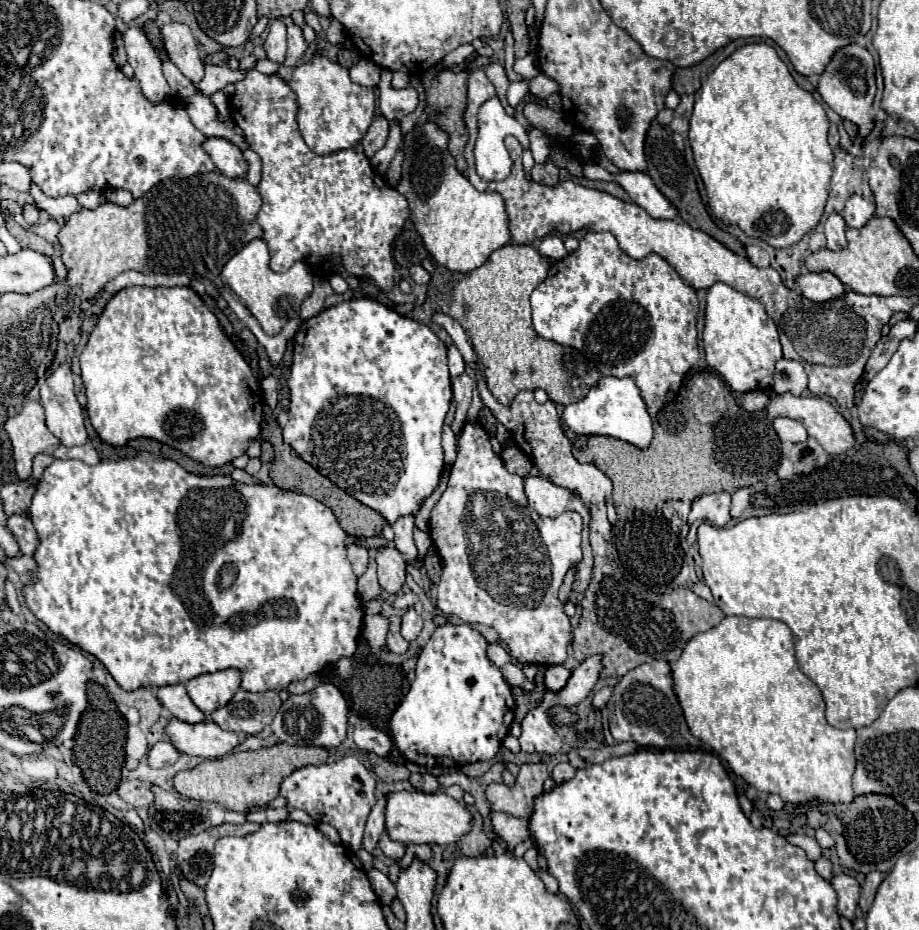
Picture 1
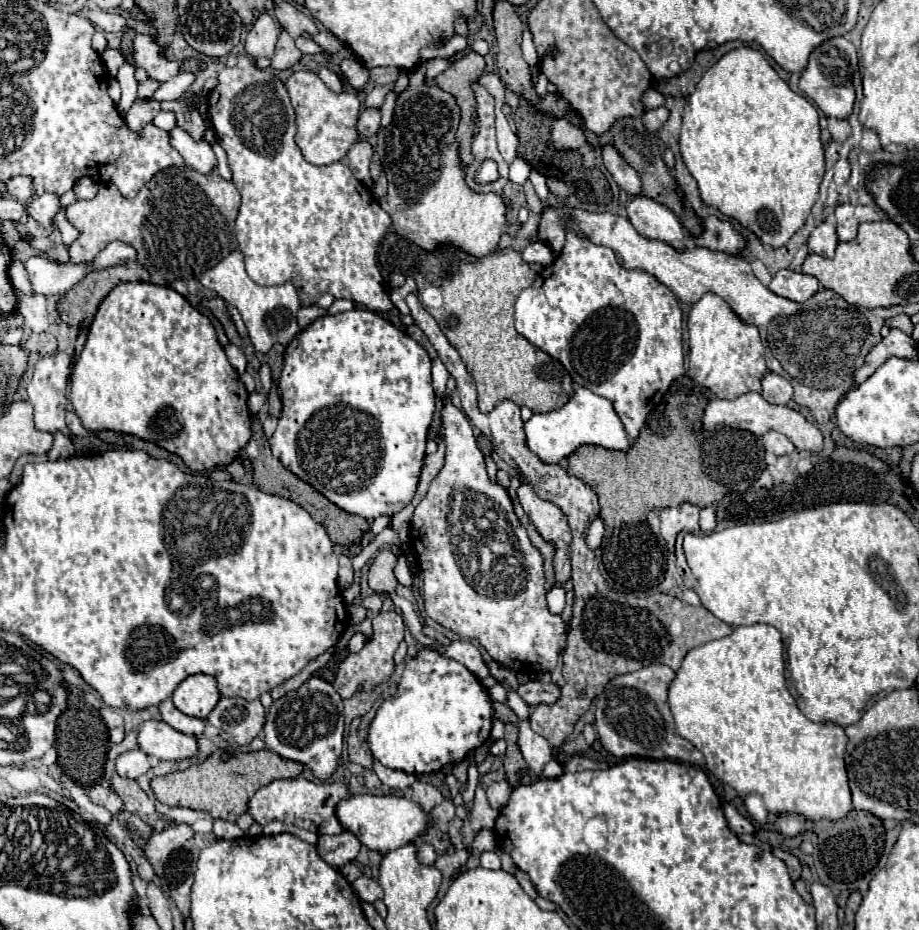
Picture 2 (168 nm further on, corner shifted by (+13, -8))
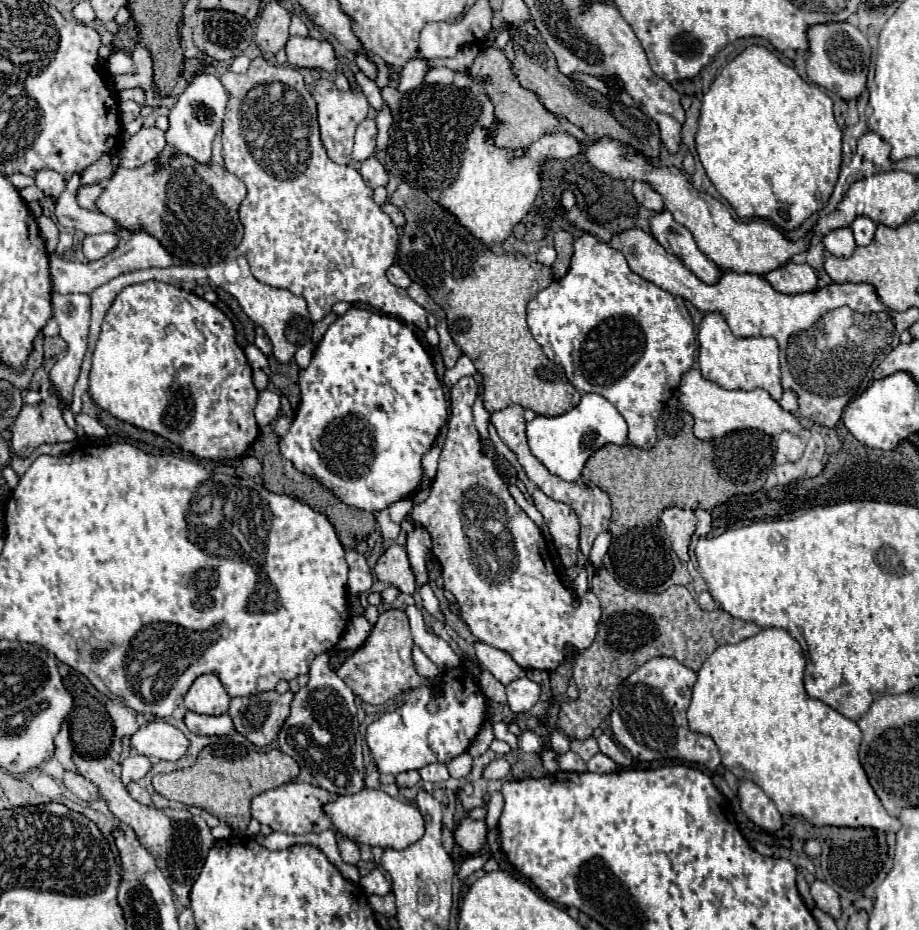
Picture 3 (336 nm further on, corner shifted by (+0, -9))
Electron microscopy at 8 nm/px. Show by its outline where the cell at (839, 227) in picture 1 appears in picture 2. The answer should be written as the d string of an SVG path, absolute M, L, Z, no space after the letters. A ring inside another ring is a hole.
M827 221L819 223L813 229L813 233L809 235L809 241L807 241L809 249L813 253L821 255L821 257L833 257L835 255L835 249L837 249L837 243L839 243L839 239L837 239L835 227L829 225Z

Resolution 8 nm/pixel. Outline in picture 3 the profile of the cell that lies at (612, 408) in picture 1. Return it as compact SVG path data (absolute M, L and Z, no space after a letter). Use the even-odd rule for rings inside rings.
M584 394L580 404L562 416L536 416L526 424L528 446L532 454L556 476L576 482L586 460L604 444L628 444L628 426L620 412L600 394Z

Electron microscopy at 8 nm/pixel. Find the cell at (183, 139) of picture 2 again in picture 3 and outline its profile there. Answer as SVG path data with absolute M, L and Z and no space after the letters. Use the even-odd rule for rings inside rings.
M212 74L194 76L168 116L170 128L166 132L166 142L172 144L178 152L192 156L196 162L208 164L212 158L212 140L216 136L216 130L222 126L226 102L228 94L216 76Z

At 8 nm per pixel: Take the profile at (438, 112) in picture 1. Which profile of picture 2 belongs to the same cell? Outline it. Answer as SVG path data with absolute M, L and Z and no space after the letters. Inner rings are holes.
M471 51L465 57L453 61L435 79L435 83L441 89L445 89L457 97L457 103L461 107L461 125L457 131L457 141L459 141L461 159L467 165L473 163L471 137L475 137L475 133L479 133L479 121L475 117L475 95L471 93L471 85L483 75L483 71L485 71L485 59L481 55L477 55L475 51Z

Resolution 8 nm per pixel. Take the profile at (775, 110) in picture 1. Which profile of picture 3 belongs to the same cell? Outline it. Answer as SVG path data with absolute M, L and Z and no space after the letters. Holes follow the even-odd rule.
M748 46L742 54L738 54L722 72L720 76L712 82L710 90L704 94L702 98L702 108L700 108L700 118L698 118L698 132L696 132L696 150L698 150L698 158L708 174L708 178L712 180L712 184L716 186L718 194L724 196L730 206L736 210L736 214L740 218L764 218L768 222L772 222L774 226L778 226L784 232L790 230L798 230L812 214L820 212L832 190L834 184L838 180L838 172L840 172L840 160L842 160L842 132L834 120L834 112L832 112L832 100L830 96L816 84L808 84L804 82L798 72L790 66L786 66L776 54L772 54L768 48L764 46Z

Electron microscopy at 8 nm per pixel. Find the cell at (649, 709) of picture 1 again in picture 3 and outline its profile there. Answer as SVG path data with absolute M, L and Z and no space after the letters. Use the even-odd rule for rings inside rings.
M654 658L632 672L612 696L612 734L620 746L640 762L654 760L684 760L716 770L720 754L710 736L690 732L686 710L692 698L696 672L674 658Z

